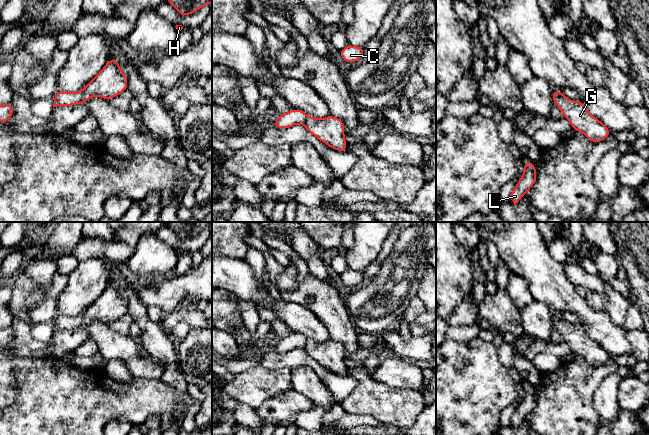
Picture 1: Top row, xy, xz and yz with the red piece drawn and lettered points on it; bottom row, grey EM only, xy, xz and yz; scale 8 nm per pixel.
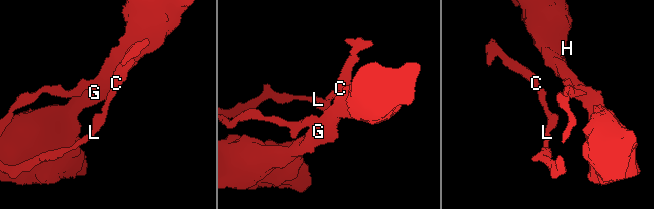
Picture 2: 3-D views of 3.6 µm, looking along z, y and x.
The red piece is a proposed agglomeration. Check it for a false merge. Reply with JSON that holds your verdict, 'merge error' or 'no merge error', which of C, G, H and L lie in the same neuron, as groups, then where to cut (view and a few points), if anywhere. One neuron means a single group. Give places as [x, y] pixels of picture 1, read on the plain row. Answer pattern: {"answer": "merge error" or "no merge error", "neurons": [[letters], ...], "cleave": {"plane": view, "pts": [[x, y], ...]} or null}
{"answer": "merge error", "neurons": [["C", "L"], ["G", "H"]], "cleave": {"plane": "xy", "pts": [[83, 314], [80, 326]]}}

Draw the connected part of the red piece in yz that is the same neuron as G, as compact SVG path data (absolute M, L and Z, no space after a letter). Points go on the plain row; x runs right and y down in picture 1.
M557 315L554 328L561 334L564 342L570 346L574 355L582 356L591 366L602 366L611 358L611 354L591 339L580 324L573 325L561 315Z

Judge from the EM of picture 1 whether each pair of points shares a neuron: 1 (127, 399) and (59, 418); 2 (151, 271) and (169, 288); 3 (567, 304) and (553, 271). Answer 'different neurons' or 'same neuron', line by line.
1: same neuron
2: different neurons
3: same neuron

